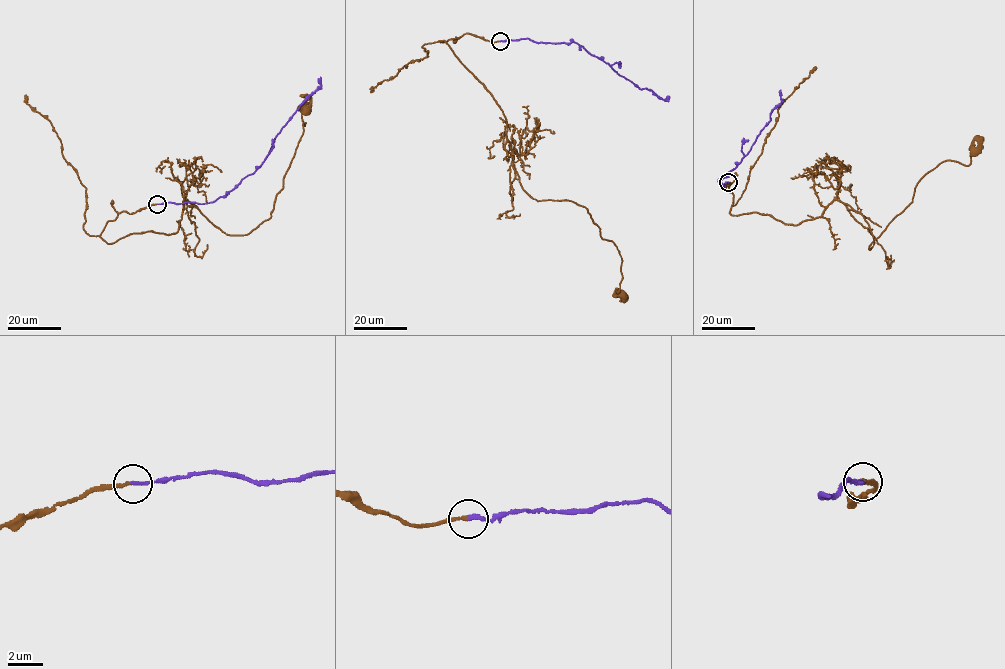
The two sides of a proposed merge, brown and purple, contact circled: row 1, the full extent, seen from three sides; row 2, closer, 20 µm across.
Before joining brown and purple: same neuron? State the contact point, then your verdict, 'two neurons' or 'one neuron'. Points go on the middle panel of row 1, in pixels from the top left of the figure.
at (500, 41); one neuron

